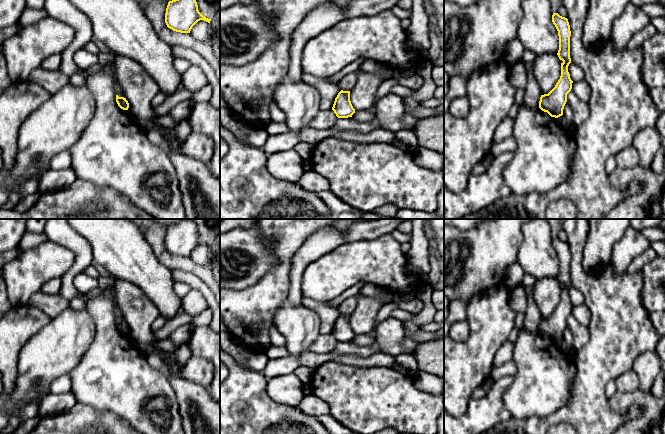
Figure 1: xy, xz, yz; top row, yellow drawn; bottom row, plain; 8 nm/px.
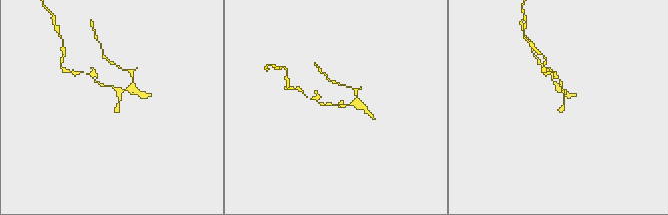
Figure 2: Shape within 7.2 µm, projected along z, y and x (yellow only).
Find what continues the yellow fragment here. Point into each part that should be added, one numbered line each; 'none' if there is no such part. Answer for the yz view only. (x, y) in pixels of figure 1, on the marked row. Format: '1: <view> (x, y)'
none

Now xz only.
none

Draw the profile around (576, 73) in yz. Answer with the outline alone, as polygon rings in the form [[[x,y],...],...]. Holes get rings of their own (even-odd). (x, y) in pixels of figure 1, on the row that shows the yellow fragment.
[[[572,62],[568,66],[568,72],[573,82],[584,80],[584,74],[582,68]]]

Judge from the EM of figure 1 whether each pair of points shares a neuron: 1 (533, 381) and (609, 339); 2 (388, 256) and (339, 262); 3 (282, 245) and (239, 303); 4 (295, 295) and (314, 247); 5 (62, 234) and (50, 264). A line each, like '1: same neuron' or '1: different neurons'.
1: different neurons
2: same neuron
3: same neuron
4: same neuron
5: different neurons

